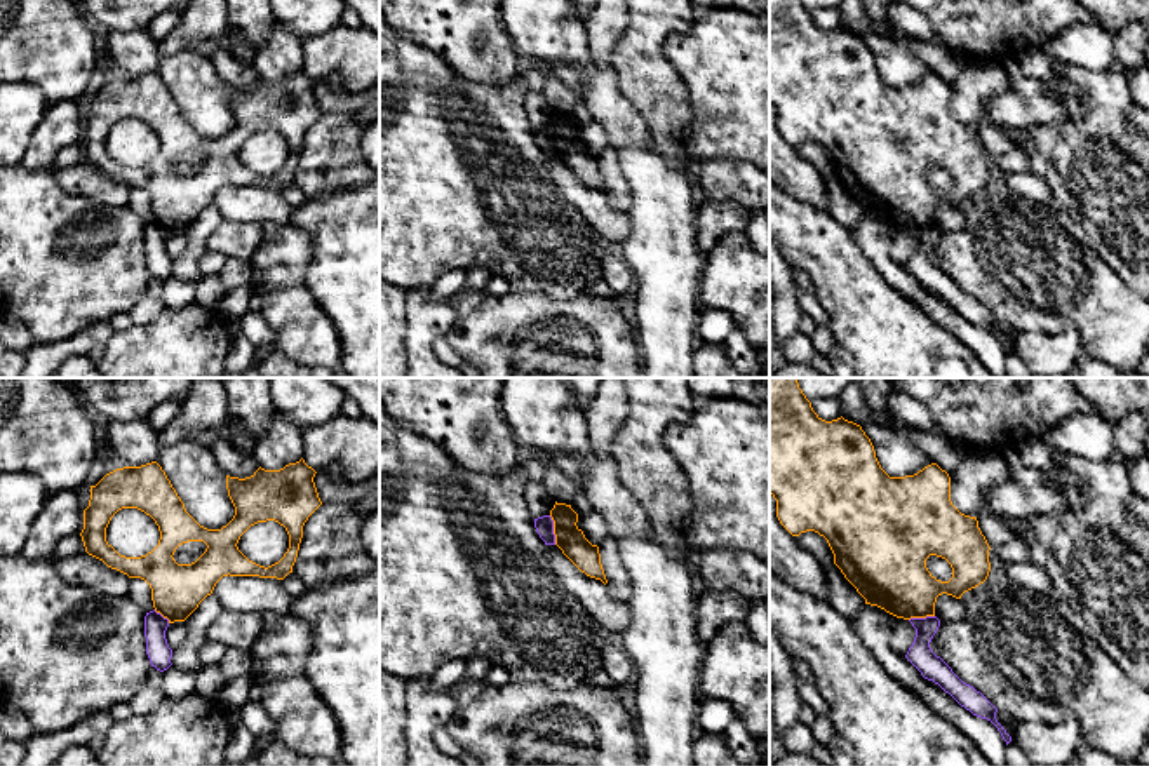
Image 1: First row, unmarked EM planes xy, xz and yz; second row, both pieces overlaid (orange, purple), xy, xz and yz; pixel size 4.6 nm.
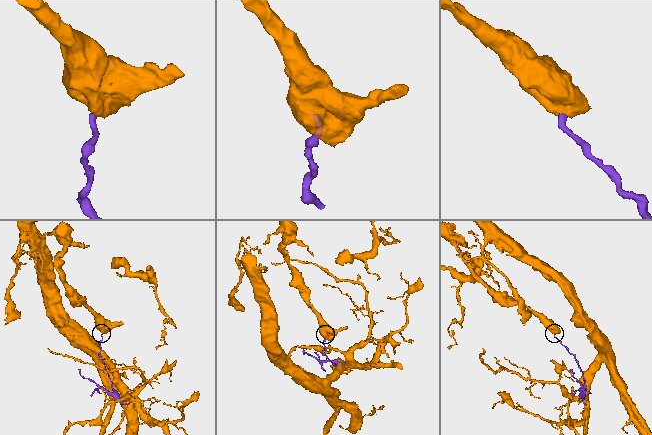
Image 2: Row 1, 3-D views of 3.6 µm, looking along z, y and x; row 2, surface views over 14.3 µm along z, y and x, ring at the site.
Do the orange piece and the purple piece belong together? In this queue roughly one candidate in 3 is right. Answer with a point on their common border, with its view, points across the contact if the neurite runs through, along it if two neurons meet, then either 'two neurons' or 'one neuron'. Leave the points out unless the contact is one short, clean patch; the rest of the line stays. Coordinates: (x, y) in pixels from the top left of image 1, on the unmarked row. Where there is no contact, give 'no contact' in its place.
meets orange in xz at (554, 140); two neurons

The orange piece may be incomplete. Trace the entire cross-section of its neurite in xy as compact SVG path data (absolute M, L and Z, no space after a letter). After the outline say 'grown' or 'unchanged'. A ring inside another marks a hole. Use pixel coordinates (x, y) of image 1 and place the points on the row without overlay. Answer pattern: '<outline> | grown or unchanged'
M301 68L280 80L259 77L245 89L226 85L235 125L221 139L207 139L186 122L157 71L117 78L91 96L80 146L89 165L129 188L144 190L151 198L155 221L169 233L185 232L223 186L284 190L292 183L303 136L322 115L315 84ZM122 118L138 118L158 136L158 155L146 165L120 165L106 151L106 138ZM266 131L279 132L289 144L287 162L268 178L249 171L237 157L251 136ZM188 151L204 151L207 158L195 172L178 174L172 165Z | unchanged

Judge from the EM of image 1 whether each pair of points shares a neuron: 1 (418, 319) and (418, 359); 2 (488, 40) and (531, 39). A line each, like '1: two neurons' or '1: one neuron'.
1: one neuron
2: two neurons

